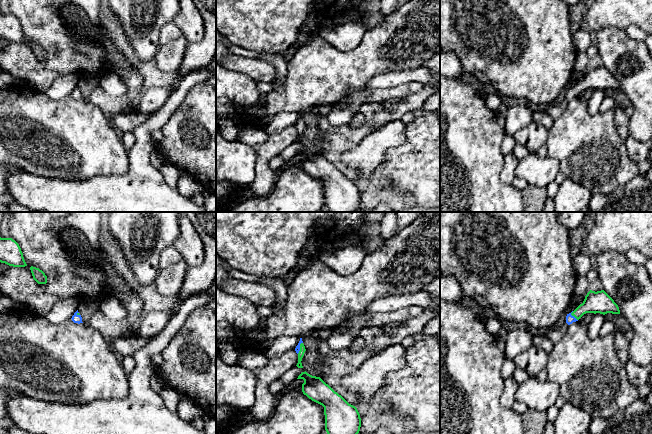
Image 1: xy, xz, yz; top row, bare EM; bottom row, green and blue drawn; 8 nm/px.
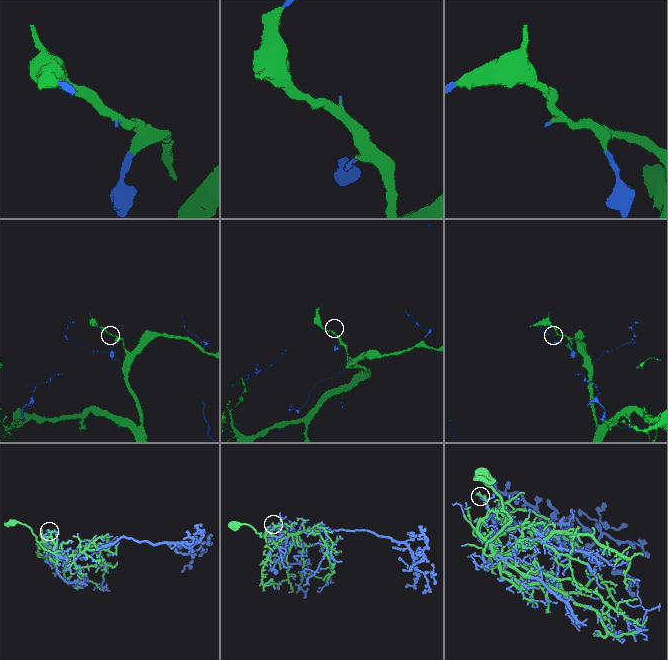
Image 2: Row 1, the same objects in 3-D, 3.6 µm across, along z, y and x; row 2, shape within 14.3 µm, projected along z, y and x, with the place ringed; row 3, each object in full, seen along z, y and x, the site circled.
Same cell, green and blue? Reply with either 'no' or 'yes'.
yes

